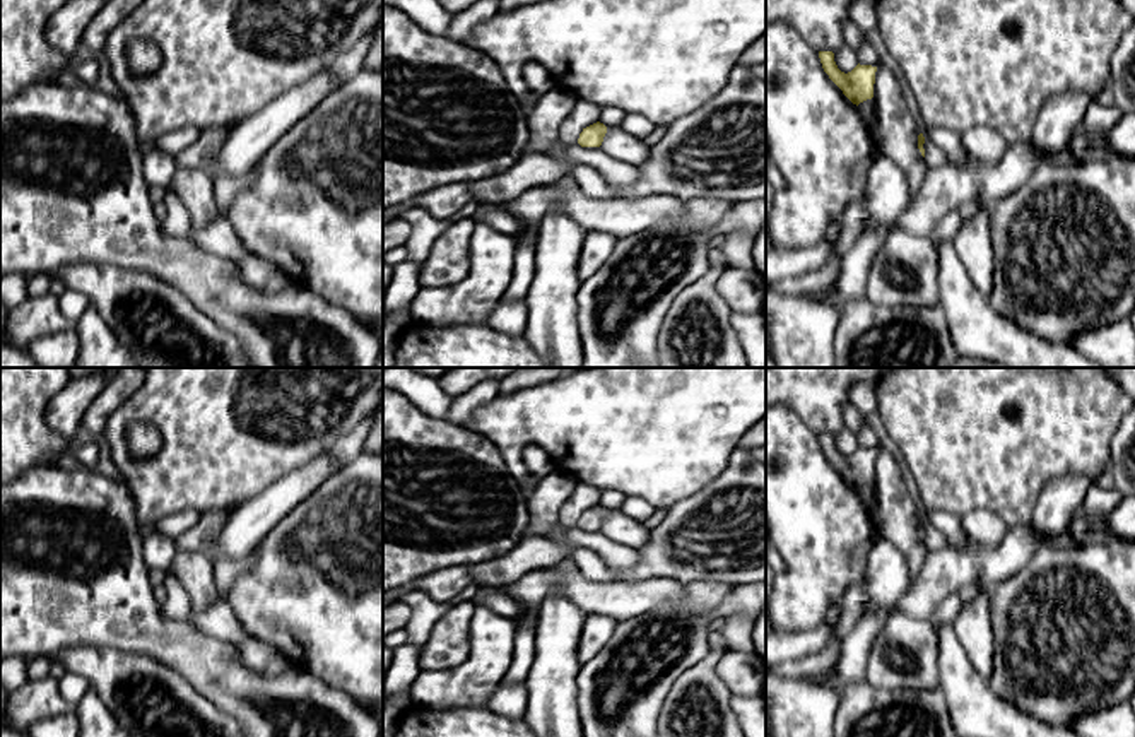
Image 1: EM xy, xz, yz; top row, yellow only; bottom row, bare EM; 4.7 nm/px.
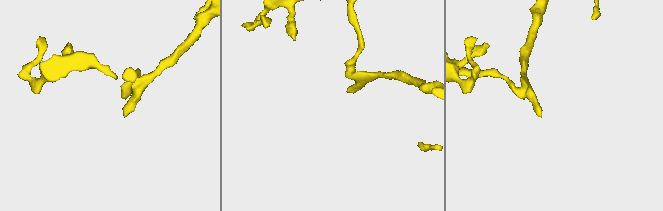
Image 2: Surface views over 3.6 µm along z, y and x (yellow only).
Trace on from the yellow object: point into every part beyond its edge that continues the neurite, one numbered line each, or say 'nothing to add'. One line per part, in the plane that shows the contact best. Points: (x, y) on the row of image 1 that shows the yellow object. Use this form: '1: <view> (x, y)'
nothing to add

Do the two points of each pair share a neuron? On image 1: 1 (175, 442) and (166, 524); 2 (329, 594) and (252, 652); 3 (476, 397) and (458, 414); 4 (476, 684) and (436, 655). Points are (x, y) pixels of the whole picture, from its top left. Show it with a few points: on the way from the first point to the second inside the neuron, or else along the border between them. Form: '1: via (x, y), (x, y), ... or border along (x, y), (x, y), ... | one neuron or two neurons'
1: border along (200, 512), (176, 510), (166, 513), (152, 527) | two neurons
2: border along (248, 635), (274, 645), (293, 664) | two neurons
3: via (472, 400), (462, 411) | one neuron
4: border along (472, 633), (472, 650), (460, 664), (421, 671) | two neurons

